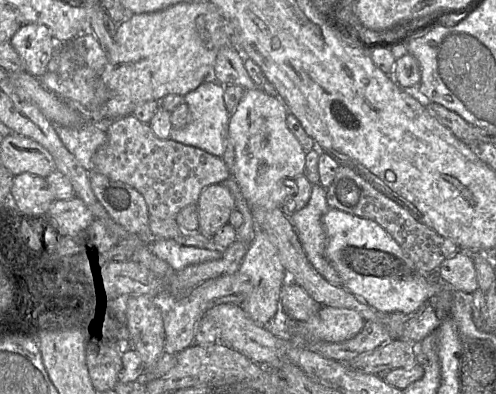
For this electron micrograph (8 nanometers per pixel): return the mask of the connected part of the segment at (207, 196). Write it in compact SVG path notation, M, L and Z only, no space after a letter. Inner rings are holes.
M221 183L210 185L202 190L197 202L199 215L198 231L207 238L228 224L231 212L235 209L235 199L230 190Z

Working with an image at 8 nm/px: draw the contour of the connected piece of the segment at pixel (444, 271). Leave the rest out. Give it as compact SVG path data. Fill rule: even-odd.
M460 251L444 260L437 269L438 275L456 290L473 295L479 290L473 254Z

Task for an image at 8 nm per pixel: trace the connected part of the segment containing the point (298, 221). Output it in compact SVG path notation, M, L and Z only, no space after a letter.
M320 183L315 184L312 185L307 205L289 220L297 233L306 258L314 269L333 286L344 287L341 277L325 255L327 236L322 218L328 210L327 189Z

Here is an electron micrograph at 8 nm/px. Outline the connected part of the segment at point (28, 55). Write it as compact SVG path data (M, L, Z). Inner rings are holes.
M25 23L9 42L20 56L25 72L37 78L45 74L57 46L47 26Z

